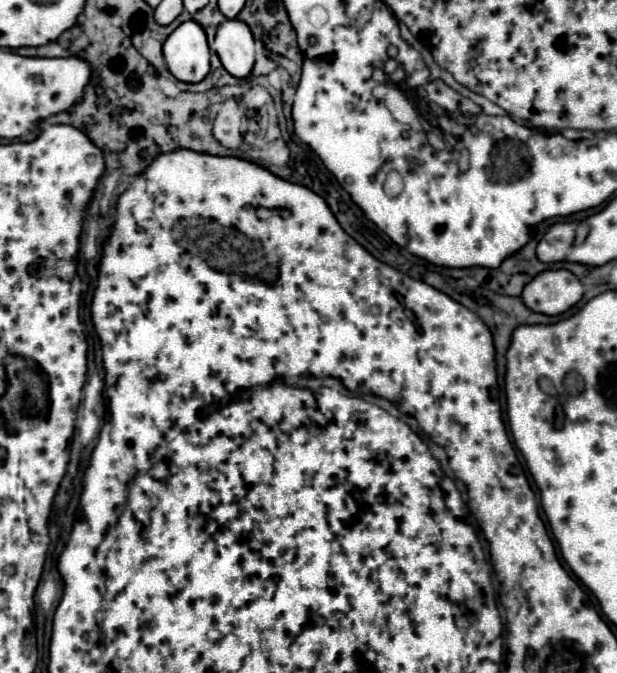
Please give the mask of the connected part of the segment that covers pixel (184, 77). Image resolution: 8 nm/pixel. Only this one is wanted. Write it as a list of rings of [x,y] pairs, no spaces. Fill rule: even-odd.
[[[182,22],[164,42],[164,60],[180,82],[200,82],[210,72],[210,48],[198,22]]]

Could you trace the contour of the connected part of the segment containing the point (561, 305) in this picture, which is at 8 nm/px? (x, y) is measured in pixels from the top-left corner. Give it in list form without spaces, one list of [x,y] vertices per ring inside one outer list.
[[[544,270],[532,278],[522,290],[524,304],[548,316],[556,316],[572,308],[584,294],[582,282],[568,270]]]

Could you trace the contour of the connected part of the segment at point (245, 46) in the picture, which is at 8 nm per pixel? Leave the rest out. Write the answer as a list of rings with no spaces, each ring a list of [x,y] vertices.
[[[228,20],[216,32],[214,50],[234,78],[246,78],[254,66],[254,38],[240,20]]]

